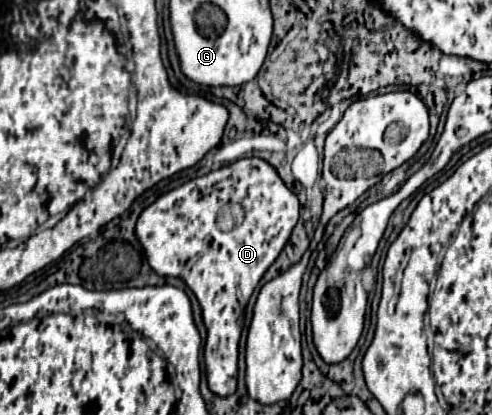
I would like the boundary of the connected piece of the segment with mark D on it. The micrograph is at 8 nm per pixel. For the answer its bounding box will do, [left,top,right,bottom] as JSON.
[136,156,300,396]

